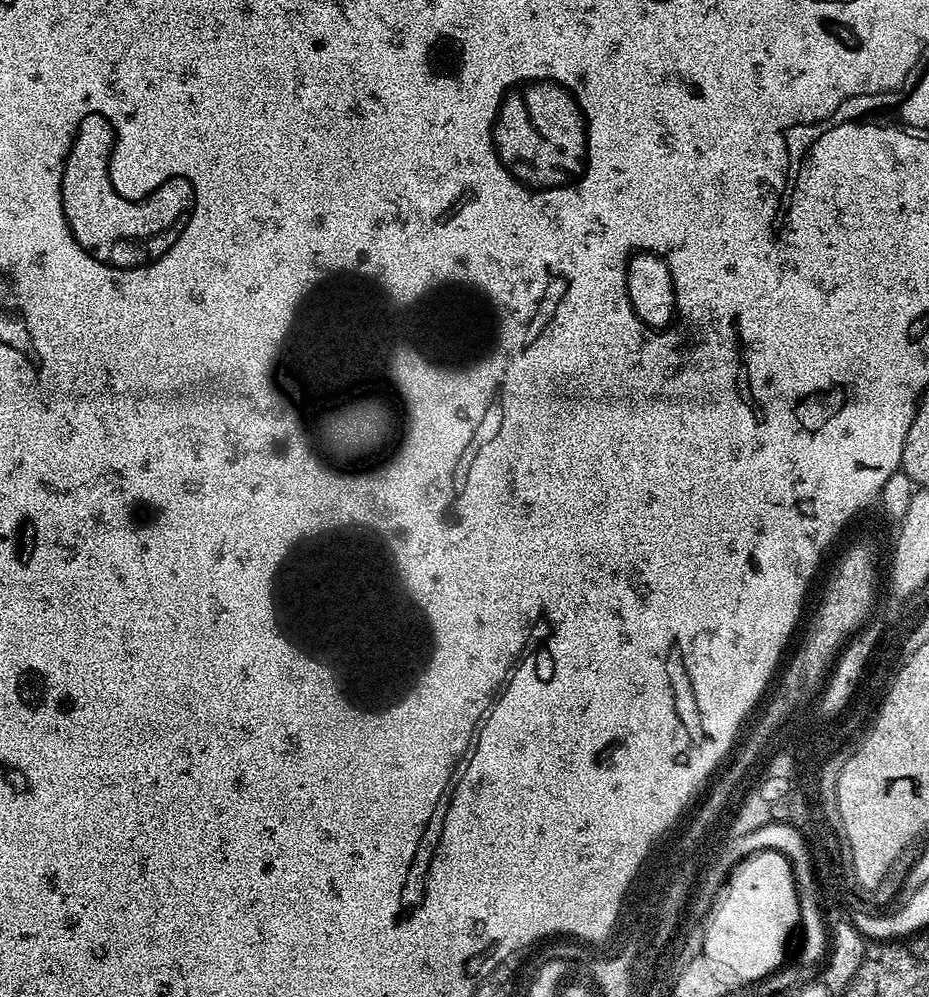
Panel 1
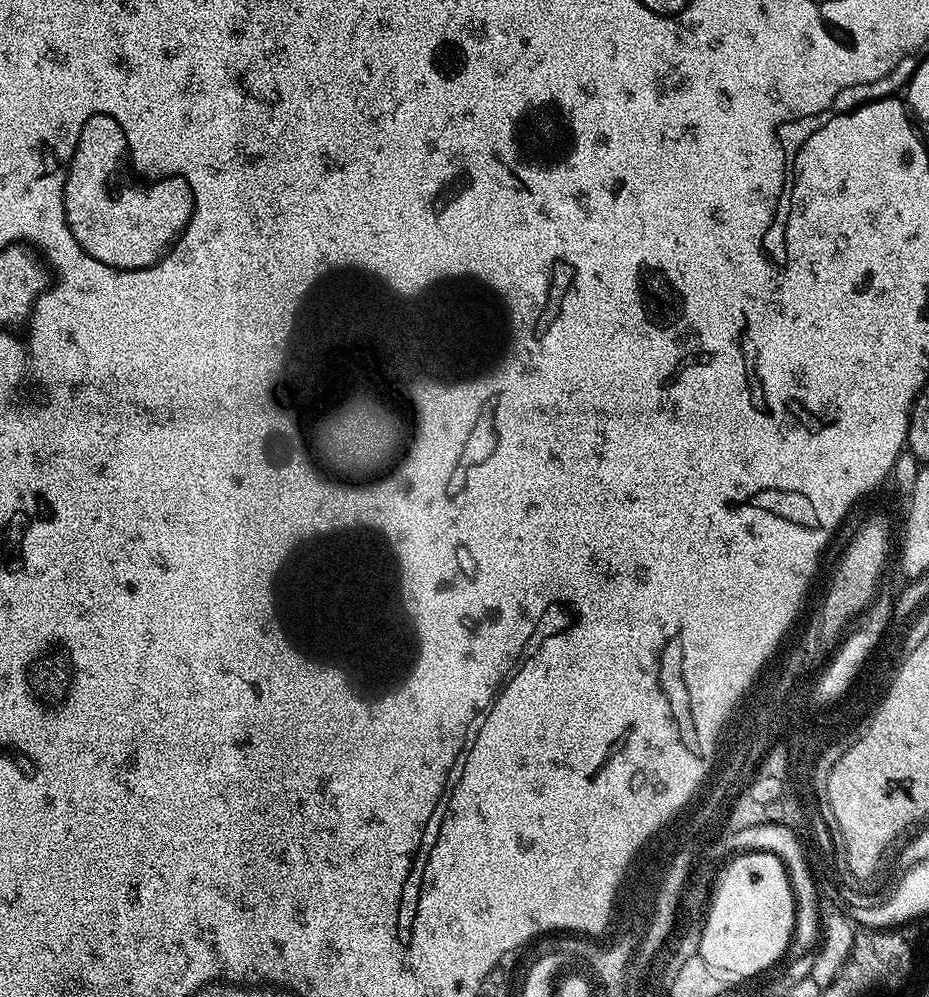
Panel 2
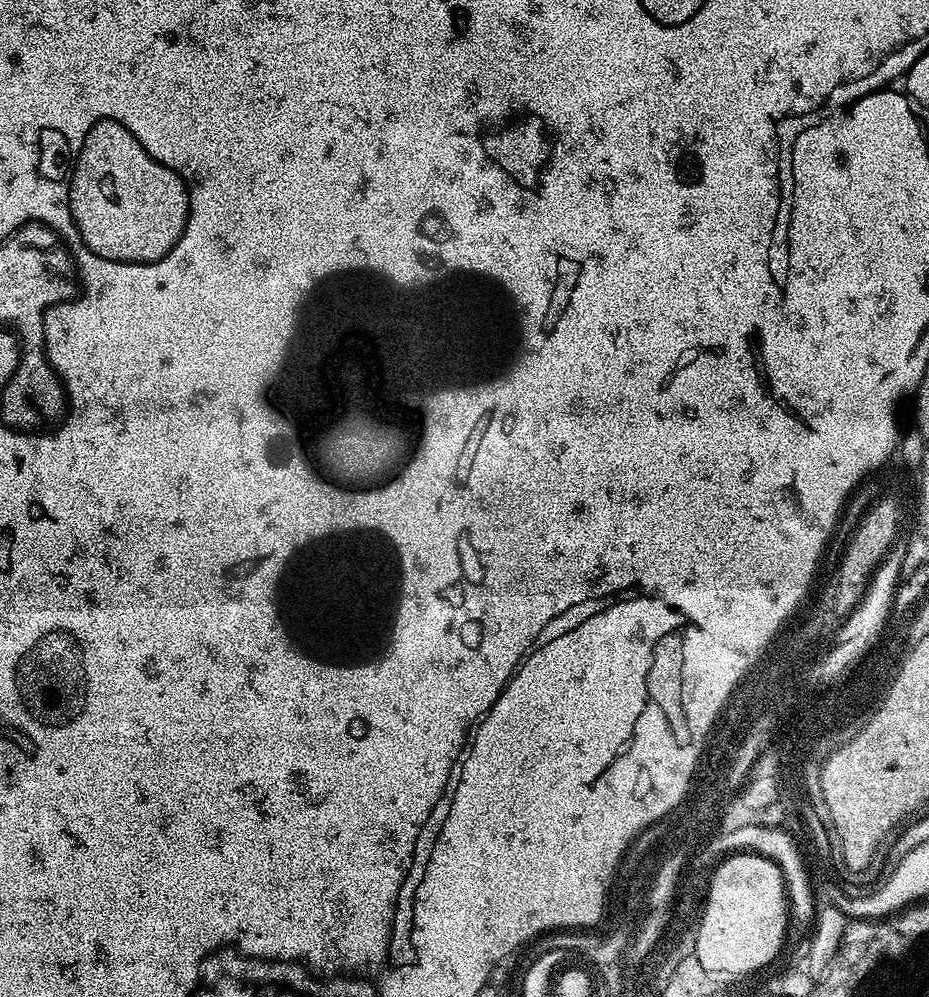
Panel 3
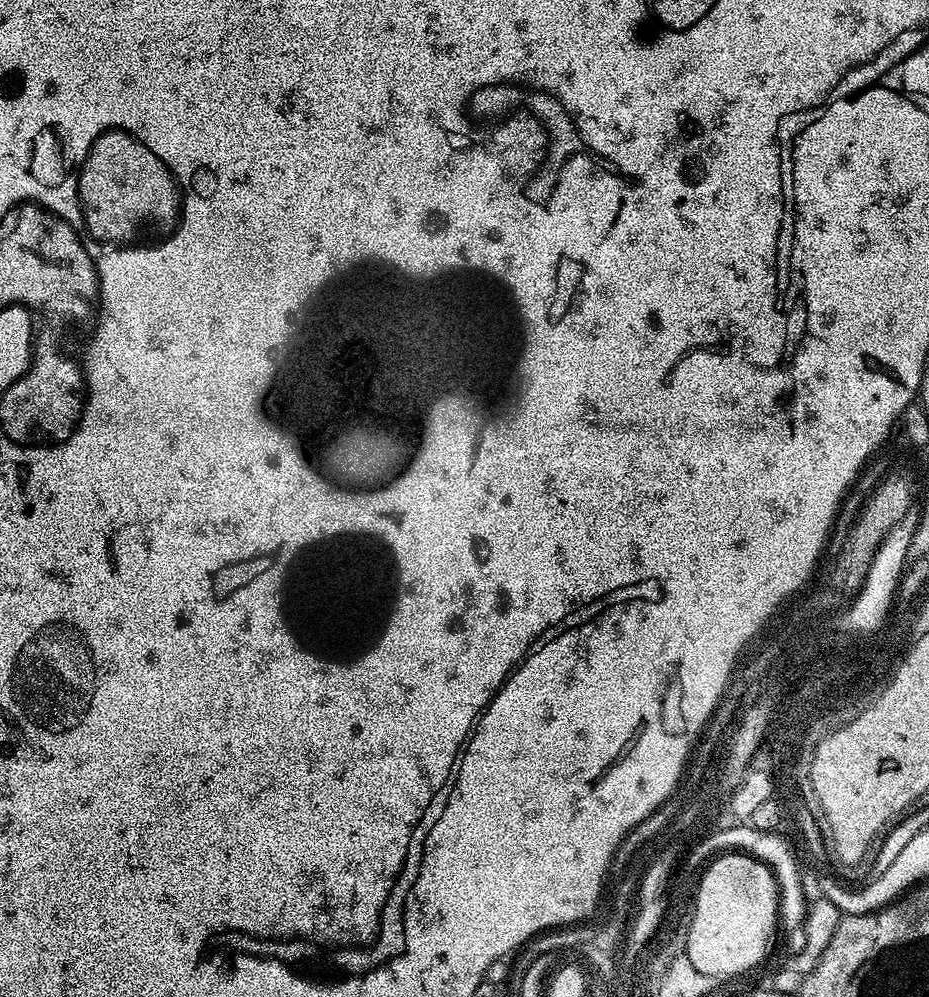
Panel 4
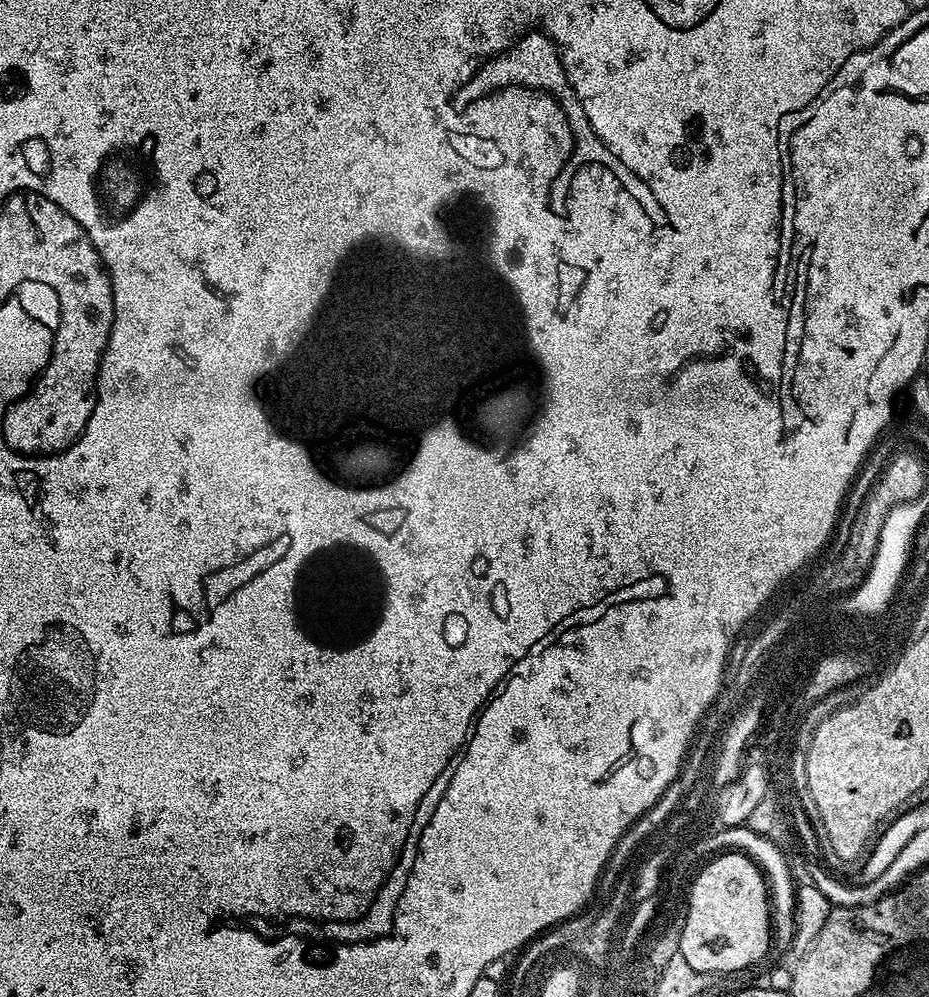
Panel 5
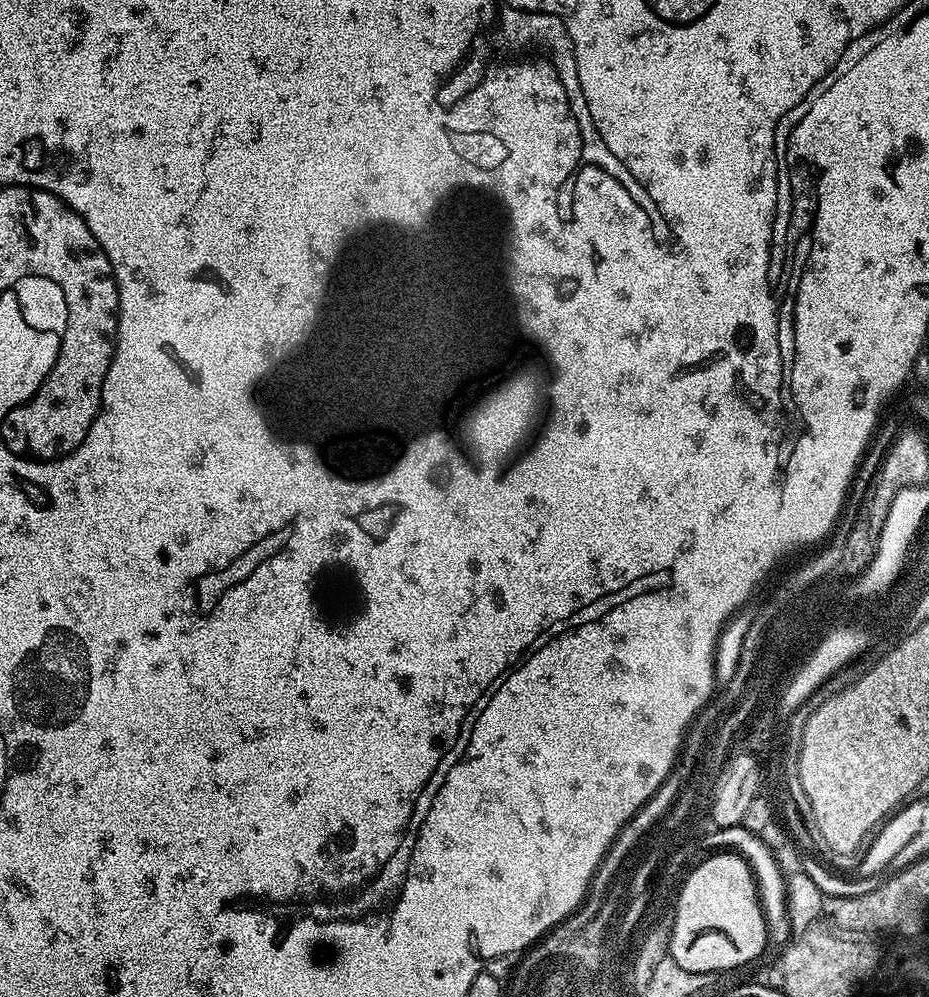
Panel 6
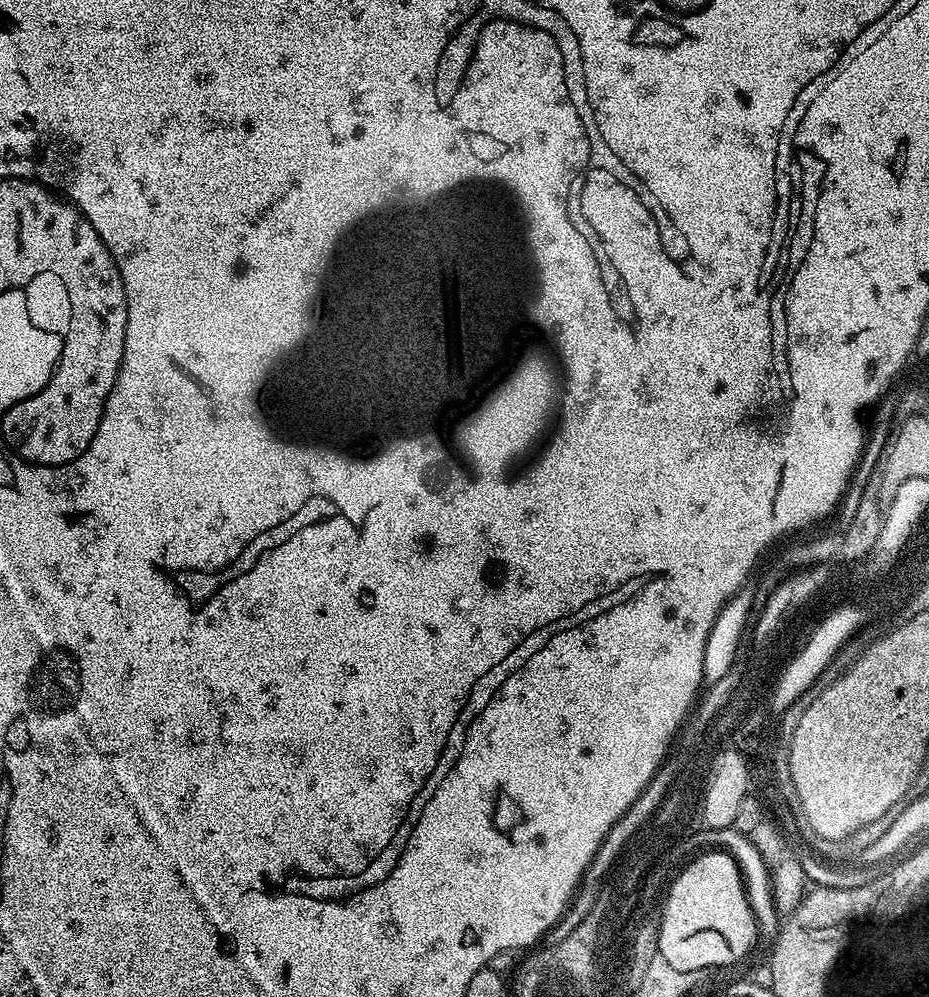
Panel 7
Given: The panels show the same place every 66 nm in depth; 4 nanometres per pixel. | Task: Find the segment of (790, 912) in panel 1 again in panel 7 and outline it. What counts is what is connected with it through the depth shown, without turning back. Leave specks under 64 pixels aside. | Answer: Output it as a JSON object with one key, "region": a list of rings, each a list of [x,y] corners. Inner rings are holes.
{"region":[[[723,850],[707,851],[675,873],[662,900],[659,957],[675,970],[736,966],[758,940],[756,919],[744,893],[744,879],[734,858]]]}

